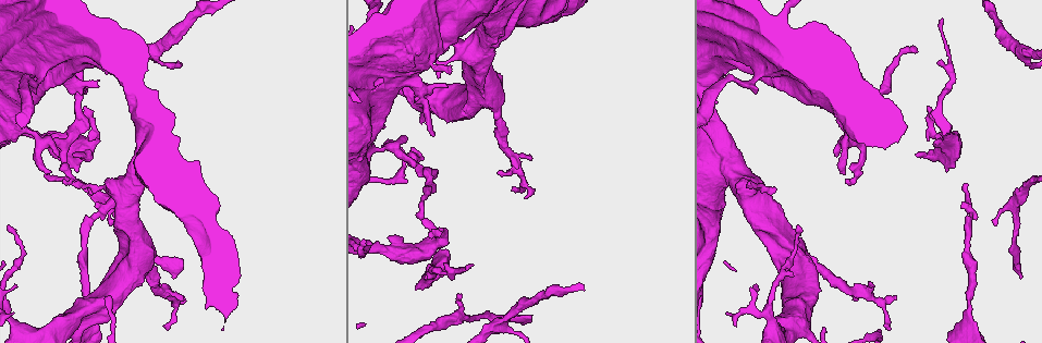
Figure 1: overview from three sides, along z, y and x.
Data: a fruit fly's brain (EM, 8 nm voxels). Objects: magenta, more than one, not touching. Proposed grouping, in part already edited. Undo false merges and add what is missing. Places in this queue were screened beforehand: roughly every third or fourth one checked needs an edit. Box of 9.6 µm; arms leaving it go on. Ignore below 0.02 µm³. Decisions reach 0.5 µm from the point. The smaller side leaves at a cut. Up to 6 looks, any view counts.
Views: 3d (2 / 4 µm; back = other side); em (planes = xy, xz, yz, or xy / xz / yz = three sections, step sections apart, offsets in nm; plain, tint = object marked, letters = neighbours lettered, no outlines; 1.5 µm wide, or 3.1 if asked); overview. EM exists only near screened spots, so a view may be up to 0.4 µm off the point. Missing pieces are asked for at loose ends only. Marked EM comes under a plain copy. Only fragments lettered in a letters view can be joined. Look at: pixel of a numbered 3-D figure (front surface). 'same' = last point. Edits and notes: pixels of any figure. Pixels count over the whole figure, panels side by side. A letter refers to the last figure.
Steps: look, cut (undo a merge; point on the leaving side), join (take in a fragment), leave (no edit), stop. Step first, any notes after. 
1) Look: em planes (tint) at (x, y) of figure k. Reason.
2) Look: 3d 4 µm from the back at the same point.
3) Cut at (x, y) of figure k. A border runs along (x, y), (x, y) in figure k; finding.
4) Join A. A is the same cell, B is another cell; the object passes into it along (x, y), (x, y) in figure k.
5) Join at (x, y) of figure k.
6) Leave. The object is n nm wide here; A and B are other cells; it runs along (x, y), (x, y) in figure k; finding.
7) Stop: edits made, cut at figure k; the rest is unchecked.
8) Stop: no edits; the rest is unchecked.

Look: 3d 2 µm at (935, 133) of figure 1. Calibre changes.

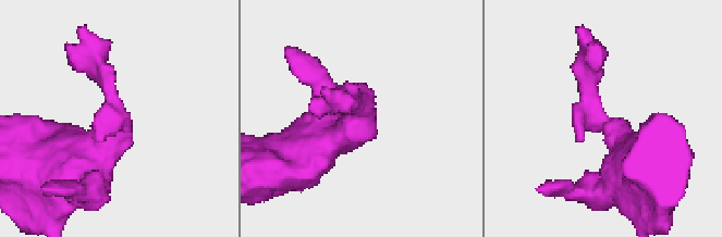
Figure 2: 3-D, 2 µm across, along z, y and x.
Look: em yz step 4 (letters) at (598, 119) of figure 2.

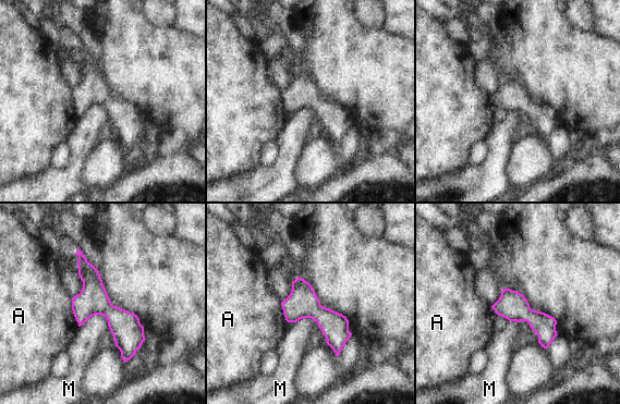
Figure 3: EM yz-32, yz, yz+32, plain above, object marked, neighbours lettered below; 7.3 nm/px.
Look: em planes (letters) at the same point.

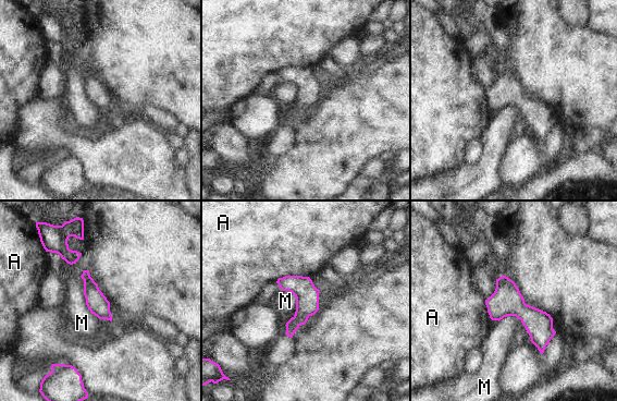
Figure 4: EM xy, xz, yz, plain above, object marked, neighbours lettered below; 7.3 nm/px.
Leave. A and M are other cells; all the same neuron.

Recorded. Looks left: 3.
Look: em xz step 8 (tint) at (844, 133) of figure 1. Thin neck.

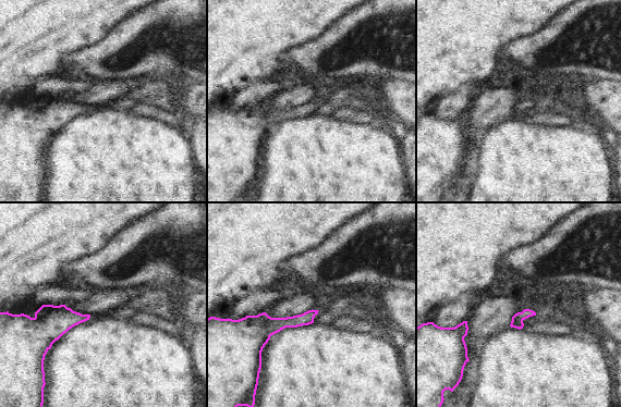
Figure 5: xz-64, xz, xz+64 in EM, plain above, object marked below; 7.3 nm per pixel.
Look: em planes (letters) at the same point. Another direction.

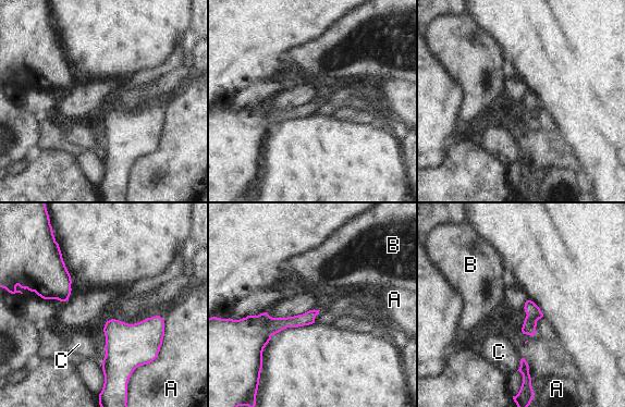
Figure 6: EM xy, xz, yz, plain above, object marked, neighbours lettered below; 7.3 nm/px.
Leave. The object is 100 nm wide here; A, B and C are other cells; a border runs along (521, 359), (521, 366), (516, 370) in figure 6; all the same neuron.

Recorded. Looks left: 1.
Stop: no edits; the rest is unchecked.

